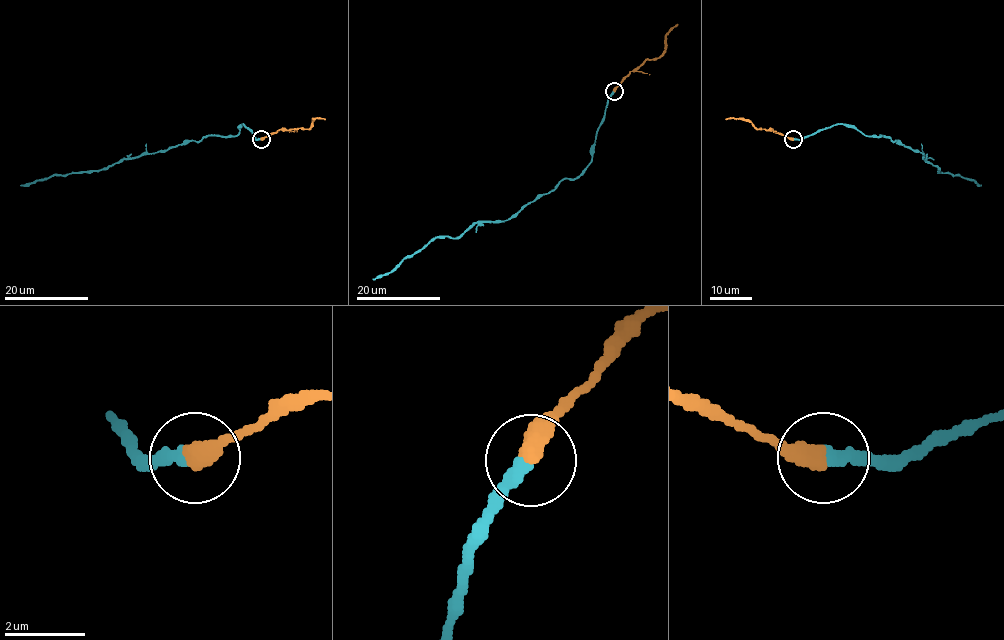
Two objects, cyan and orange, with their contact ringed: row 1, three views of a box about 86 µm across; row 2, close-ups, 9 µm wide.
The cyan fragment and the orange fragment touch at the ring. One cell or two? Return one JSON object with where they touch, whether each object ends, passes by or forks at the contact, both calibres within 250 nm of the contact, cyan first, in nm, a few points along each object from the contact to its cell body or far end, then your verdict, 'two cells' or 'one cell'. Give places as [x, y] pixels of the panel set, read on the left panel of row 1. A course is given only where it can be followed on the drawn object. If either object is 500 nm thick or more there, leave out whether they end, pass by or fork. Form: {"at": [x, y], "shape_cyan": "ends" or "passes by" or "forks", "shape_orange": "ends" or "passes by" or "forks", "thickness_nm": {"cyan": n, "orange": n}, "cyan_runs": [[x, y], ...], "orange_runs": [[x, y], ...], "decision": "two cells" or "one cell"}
{"at": [261, 139], "shape_cyan": "ends", "shape_orange": "ends", "thickness_nm": {"cyan": 360, "orange": 440}, "cyan_runs": [[262, 139], [256, 139], [243, 124], [236, 136], [205, 136], [122, 159], [103, 170], [55, 175], [20, 185]], "orange_runs": [[262, 139], [278, 130], [309, 129], [313, 118], [324, 118]], "decision": "one cell"}

